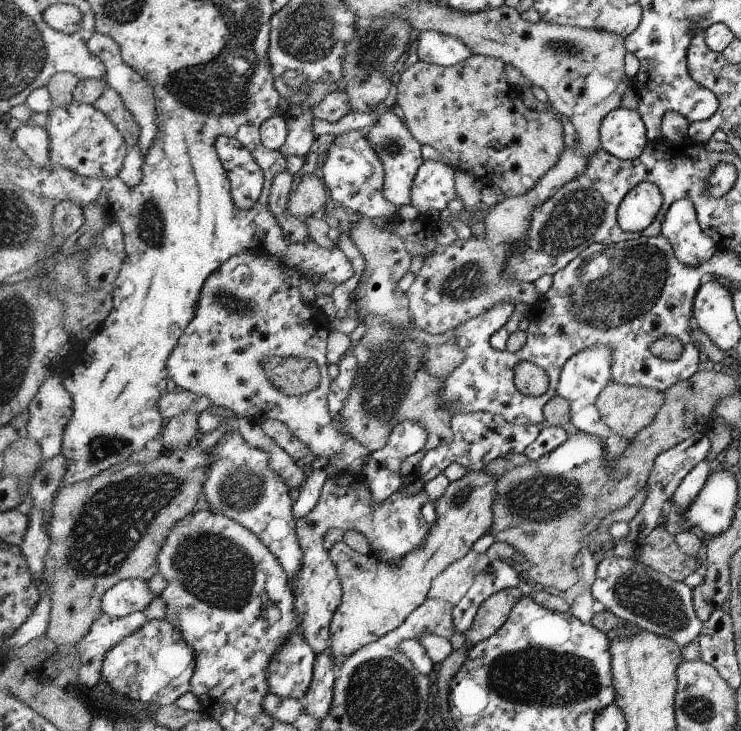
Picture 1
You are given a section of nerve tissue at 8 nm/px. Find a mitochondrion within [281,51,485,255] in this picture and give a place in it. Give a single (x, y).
(390, 145)

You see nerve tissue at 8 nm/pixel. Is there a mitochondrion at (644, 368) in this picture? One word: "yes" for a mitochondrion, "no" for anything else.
no

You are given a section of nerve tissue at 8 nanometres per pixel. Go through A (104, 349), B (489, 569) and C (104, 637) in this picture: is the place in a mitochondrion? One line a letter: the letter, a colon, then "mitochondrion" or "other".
A: other
B: other
C: other

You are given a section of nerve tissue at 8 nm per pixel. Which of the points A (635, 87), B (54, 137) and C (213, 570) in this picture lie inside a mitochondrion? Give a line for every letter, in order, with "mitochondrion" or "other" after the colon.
A: other
B: other
C: mitochondrion

